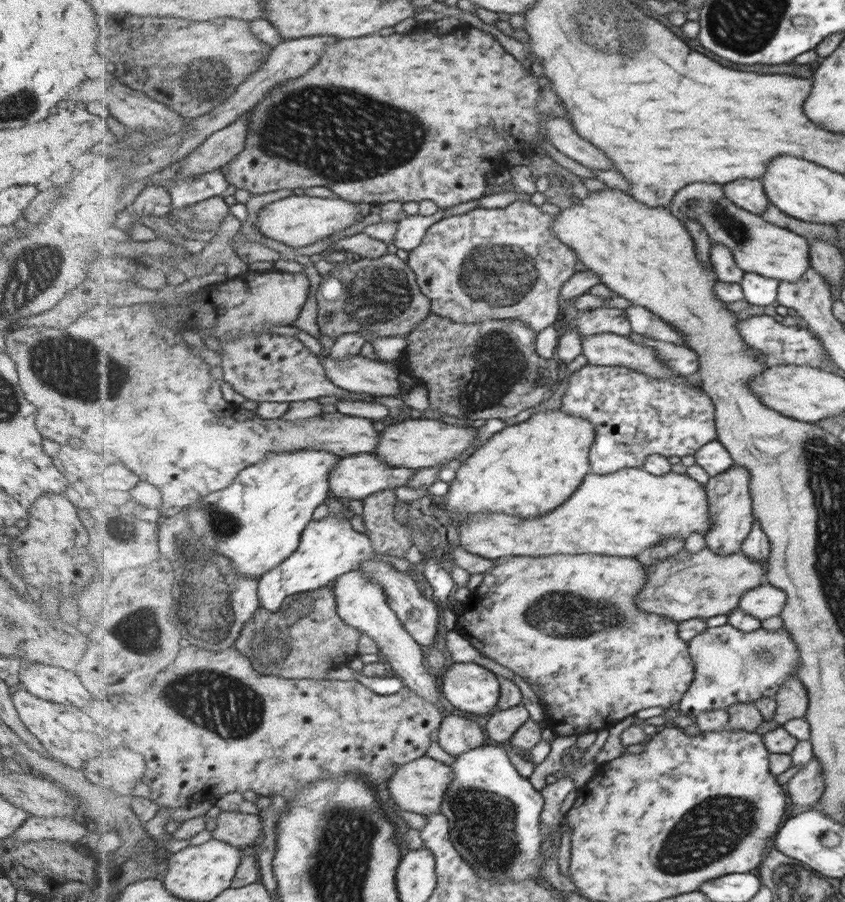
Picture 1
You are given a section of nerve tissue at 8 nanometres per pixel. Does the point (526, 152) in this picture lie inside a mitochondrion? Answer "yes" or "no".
no

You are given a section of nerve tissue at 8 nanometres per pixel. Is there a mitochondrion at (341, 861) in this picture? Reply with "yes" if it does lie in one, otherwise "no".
yes

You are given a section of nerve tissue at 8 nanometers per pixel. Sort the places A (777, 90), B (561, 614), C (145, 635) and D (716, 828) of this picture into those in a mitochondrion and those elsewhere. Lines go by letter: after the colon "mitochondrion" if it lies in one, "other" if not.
A: other
B: mitochondrion
C: mitochondrion
D: mitochondrion

